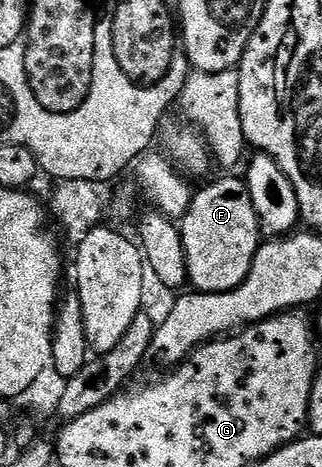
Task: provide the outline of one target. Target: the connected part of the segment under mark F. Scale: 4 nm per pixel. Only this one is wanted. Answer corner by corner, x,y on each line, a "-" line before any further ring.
224,176
197,191
182,219
188,284
197,292
228,292
248,277
252,260
262,243
260,223
243,179

